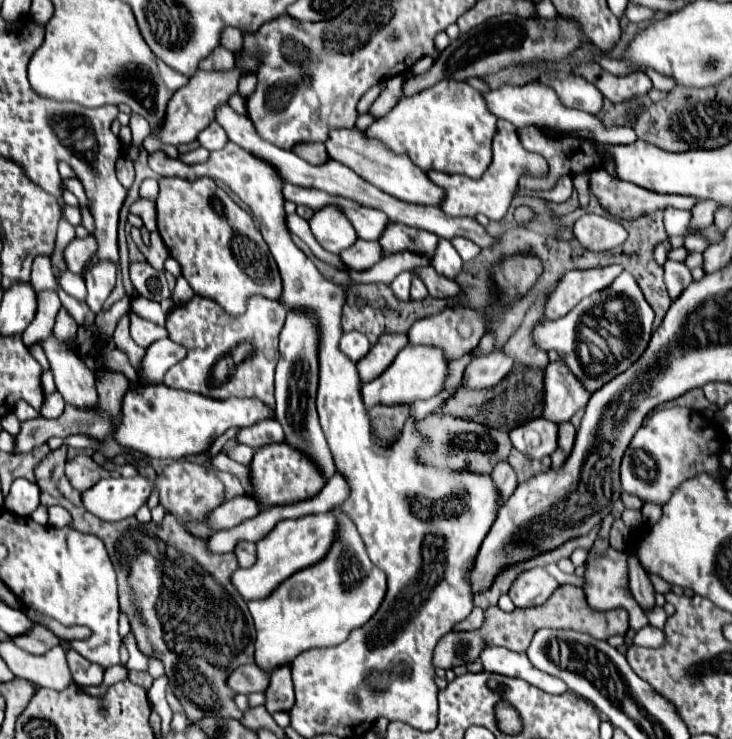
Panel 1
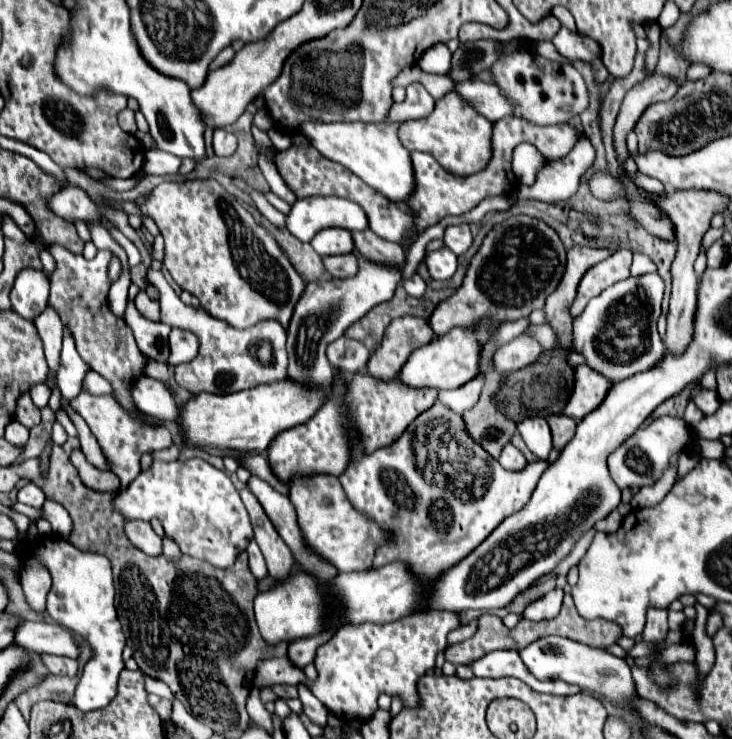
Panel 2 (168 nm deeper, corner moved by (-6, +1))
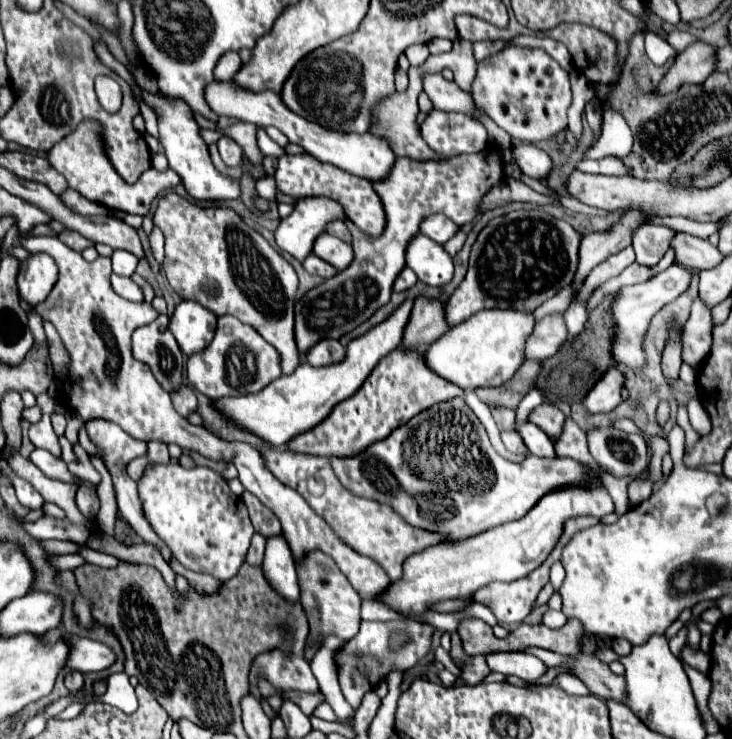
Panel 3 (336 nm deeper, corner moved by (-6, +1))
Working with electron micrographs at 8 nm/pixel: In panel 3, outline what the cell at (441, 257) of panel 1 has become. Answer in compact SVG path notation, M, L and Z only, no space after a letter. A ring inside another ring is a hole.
M424 234L414 236L408 244L406 266L428 286L444 286L454 276L454 264L448 252Z

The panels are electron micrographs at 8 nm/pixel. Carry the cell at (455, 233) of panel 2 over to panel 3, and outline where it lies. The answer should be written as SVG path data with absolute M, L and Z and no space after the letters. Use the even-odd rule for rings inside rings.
M436 214L436 216L430 216L428 220L422 222L420 226L420 232L426 234L428 238L432 238L434 242L438 244L444 244L446 240L450 240L460 228L450 220L450 218L444 218L442 214Z

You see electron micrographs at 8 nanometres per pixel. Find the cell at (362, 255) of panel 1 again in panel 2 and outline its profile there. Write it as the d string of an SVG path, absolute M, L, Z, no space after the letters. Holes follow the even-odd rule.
M344 254L344 256L332 256L332 258L322 258L324 268L332 274L332 278L348 278L356 274L356 258L354 254Z

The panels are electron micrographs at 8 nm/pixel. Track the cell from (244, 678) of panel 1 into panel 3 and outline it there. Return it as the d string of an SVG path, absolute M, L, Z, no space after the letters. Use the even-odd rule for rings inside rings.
M294 690L280 692L280 696L286 698L286 700L292 700L294 704L298 704L300 710L302 710L304 714L308 714L308 716L314 712L314 708L316 708L320 702L324 702L324 696L322 696L322 694L304 694L304 692L294 692Z

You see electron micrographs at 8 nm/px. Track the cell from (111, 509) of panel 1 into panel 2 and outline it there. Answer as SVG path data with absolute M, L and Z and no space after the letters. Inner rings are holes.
M200 458L184 462L154 460L152 468L142 470L126 490L116 494L114 506L128 520L150 522L158 518L166 526L166 536L180 546L182 554L200 558L216 568L230 568L252 540L250 518L238 490L226 472Z

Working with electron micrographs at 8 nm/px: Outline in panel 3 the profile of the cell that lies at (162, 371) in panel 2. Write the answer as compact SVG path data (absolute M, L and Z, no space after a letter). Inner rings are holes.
M190 388L172 390L170 398L172 398L172 404L174 404L176 412L180 416L184 416L184 418L196 410L196 396L194 396L194 392Z

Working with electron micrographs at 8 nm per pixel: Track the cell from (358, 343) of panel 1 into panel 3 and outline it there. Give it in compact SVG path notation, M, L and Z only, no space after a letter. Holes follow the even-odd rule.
M320 340L310 352L306 362L312 366L330 366L342 362L346 356L346 348L338 340Z

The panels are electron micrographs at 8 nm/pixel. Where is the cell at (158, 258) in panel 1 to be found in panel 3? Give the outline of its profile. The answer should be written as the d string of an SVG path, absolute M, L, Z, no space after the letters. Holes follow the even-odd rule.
M156 226L152 230L152 234L150 234L150 248L152 248L154 258L158 262L162 262L162 258L164 258L164 236L162 236L162 232Z

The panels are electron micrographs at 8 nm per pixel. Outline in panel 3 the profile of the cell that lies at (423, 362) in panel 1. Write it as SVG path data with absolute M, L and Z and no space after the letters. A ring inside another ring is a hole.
M500 308L480 310L472 318L462 322L460 326L452 326L442 338L438 338L424 354L424 362L440 378L444 378L460 388L474 390L480 386L500 386L500 384L508 382L508 378L512 378L512 374L516 372L516 366L520 366L524 362L524 338L528 338L528 334L532 332L532 326L534 326L532 312L522 314L520 310L500 310Z

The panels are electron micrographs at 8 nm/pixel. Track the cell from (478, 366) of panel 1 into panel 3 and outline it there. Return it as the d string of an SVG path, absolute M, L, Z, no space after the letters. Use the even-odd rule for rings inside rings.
M562 314L546 316L536 322L534 332L526 340L526 360L544 360L556 354L560 344L568 338L568 330L564 326Z

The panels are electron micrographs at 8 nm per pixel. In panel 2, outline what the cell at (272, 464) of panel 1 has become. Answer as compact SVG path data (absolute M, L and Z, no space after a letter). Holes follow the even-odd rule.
M358 372L348 384L344 396L330 398L308 422L284 430L268 448L268 462L274 474L288 484L296 474L332 474L340 476L352 462L352 448L346 430L354 428L360 434L364 454L390 446L400 438L408 424L438 398L436 388L410 388L400 378L380 380L368 372Z

